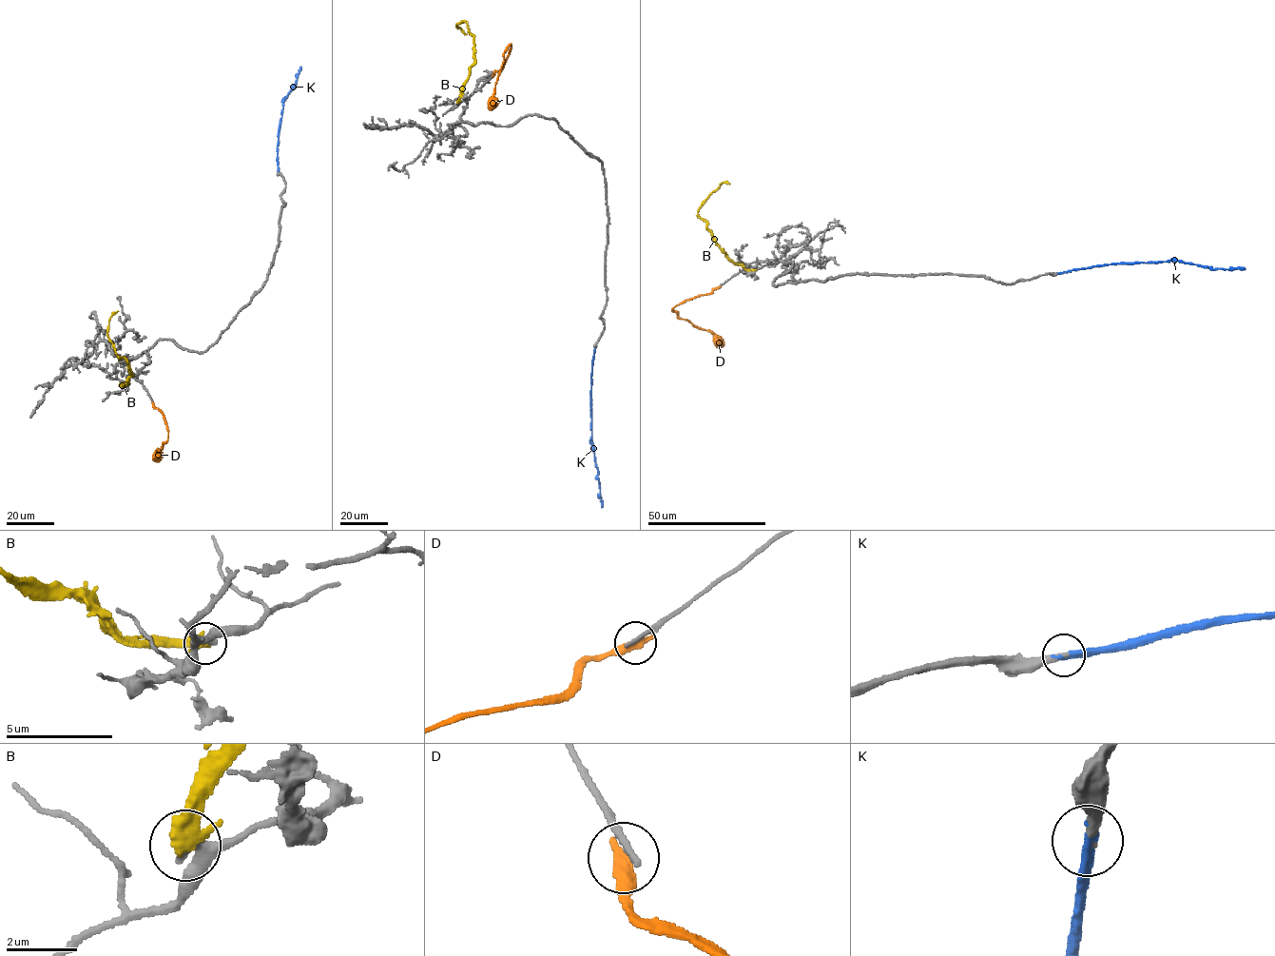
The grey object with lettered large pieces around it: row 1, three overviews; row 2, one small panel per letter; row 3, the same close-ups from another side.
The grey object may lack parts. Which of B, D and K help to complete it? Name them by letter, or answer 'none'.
K

